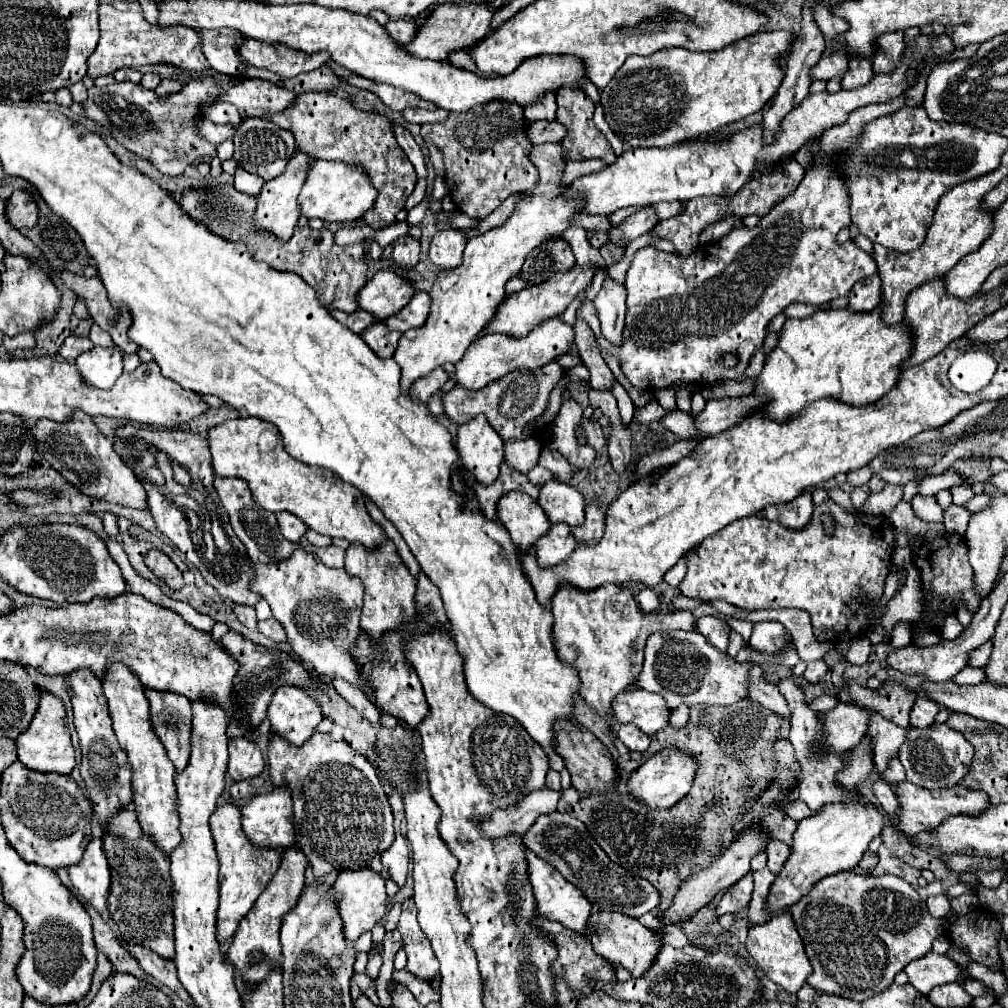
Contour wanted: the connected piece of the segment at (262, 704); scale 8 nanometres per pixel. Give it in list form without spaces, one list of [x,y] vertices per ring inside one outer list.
[[[234,630],[224,634],[220,638],[220,644],[226,648],[228,654],[232,654],[240,662],[240,670],[238,670],[238,674],[234,678],[234,692],[238,696],[238,702],[244,708],[250,710],[250,724],[252,724],[252,728],[258,726],[264,720],[266,708],[268,708],[270,698],[276,692],[276,688],[280,688],[282,684],[294,684],[298,688],[310,688],[310,672],[304,668],[304,664],[292,660],[282,650],[262,648],[260,644],[254,644],[252,640],[246,640],[244,636],[240,636]]]

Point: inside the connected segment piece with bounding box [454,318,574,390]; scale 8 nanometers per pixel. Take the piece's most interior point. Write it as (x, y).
(492, 356)

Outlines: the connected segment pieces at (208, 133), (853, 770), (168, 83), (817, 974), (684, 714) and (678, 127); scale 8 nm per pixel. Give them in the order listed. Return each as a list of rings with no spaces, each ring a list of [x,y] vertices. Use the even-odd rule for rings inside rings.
[[[202,118],[200,120],[200,134],[202,134],[202,138],[206,138],[208,142],[212,142],[212,144],[218,146],[226,138],[234,136],[234,128],[232,126],[218,126],[218,124],[212,124],[210,120]]]
[[[864,738],[854,750],[848,752],[848,760],[842,766],[842,772],[838,772],[838,780],[842,780],[844,788],[852,790],[866,778],[870,778],[874,770],[874,742],[870,738]]]
[[[164,78],[162,82],[160,82],[160,86],[154,90],[158,96],[172,96],[172,94],[176,94],[176,92],[180,92],[180,88],[182,88],[182,84],[178,82],[178,80],[170,80],[170,78]]]
[[[850,870],[826,876],[826,880],[818,880],[818,884],[814,884],[804,900],[798,900],[798,904],[790,906],[790,914],[814,968],[808,984],[820,994],[836,994],[850,1000],[866,1000],[886,990],[894,982],[894,976],[904,970],[908,962],[930,954],[934,938],[942,934],[940,920],[928,912],[926,902],[918,896],[918,892],[898,876],[876,878]]]
[[[685,704],[680,705],[678,708],[673,710],[670,714],[669,725],[674,728],[680,728],[689,720],[690,709]]]
[[[756,32],[732,42],[716,52],[690,52],[684,48],[664,48],[652,56],[630,56],[614,74],[610,84],[600,92],[606,122],[612,132],[626,144],[638,148],[662,148],[682,140],[692,140],[714,132],[730,122],[738,122],[758,112],[778,90],[784,72],[778,68],[776,56],[790,50],[796,36],[790,32]]]

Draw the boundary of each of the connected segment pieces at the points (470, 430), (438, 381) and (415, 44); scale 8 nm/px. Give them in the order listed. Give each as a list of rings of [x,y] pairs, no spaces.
[[[482,414],[458,428],[456,452],[464,468],[482,484],[492,484],[498,478],[500,462],[504,458],[502,446],[502,438],[490,428]]]
[[[436,368],[432,374],[418,378],[412,388],[410,388],[410,396],[422,404],[428,404],[428,400],[446,384],[446,372],[444,368]]]
[[[454,2],[454,4],[440,4],[432,16],[426,20],[426,24],[420,28],[418,36],[404,46],[408,52],[420,58],[430,58],[430,60],[446,60],[450,50],[460,50],[468,48],[474,42],[482,40],[486,34],[492,32],[490,24],[494,14],[500,8],[490,6],[488,2]]]

